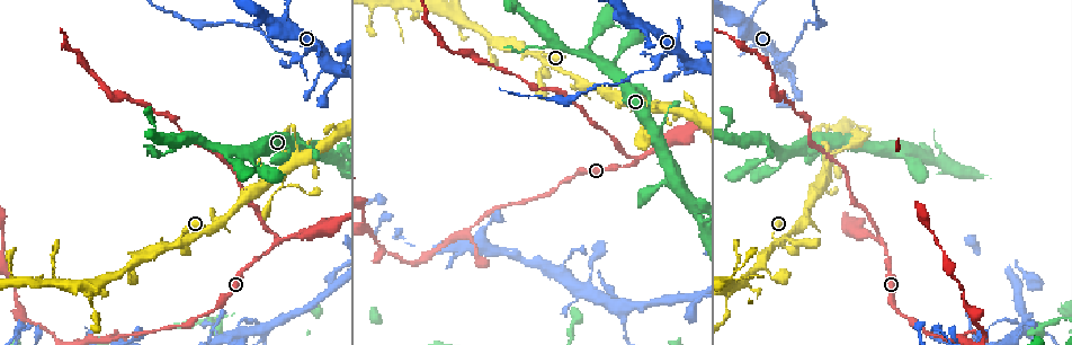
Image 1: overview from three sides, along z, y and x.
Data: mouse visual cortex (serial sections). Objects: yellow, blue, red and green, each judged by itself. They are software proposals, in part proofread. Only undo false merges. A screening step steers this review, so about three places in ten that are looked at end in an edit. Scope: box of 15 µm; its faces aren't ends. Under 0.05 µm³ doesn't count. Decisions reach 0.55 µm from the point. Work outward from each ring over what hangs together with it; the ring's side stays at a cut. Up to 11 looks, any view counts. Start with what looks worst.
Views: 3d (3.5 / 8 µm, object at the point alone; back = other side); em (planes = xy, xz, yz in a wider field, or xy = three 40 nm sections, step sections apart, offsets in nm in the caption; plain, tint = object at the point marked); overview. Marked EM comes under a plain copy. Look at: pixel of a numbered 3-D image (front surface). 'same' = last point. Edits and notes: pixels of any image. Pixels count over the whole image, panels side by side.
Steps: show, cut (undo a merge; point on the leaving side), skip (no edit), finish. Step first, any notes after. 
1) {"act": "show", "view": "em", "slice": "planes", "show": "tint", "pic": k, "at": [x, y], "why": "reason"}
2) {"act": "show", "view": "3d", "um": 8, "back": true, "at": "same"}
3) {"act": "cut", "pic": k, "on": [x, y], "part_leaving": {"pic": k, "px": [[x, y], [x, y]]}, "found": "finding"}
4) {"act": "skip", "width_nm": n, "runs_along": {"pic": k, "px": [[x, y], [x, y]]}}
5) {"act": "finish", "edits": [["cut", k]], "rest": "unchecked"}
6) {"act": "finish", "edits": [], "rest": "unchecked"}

{"act": "show", "view": "3d", "um": 3.5, "pic": 1, "at": [285, 51], "why": "narrows sharply"}

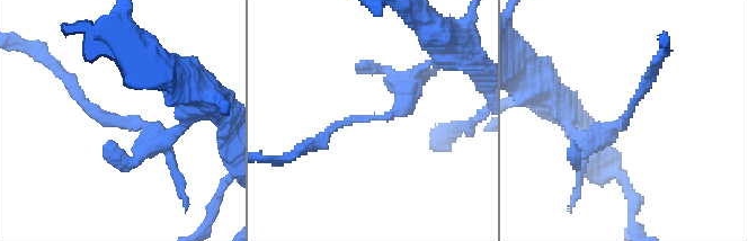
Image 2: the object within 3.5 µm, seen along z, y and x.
{"act": "show", "view": "em", "slice": "xy", "step": 2, "show": "tint", "pic": 2, "at": [625, 122], "arm_widths_nm": [100, 300]}

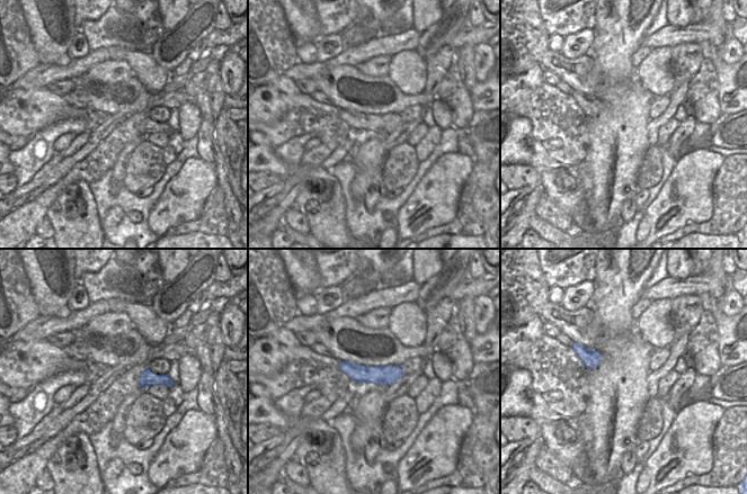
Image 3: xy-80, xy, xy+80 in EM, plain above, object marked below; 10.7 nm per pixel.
{"act": "cut", "pic": 2, "on": [648, 83], "found": "a second cell is stuck on"}

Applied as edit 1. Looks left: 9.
{"act": "show", "view": "overview"}

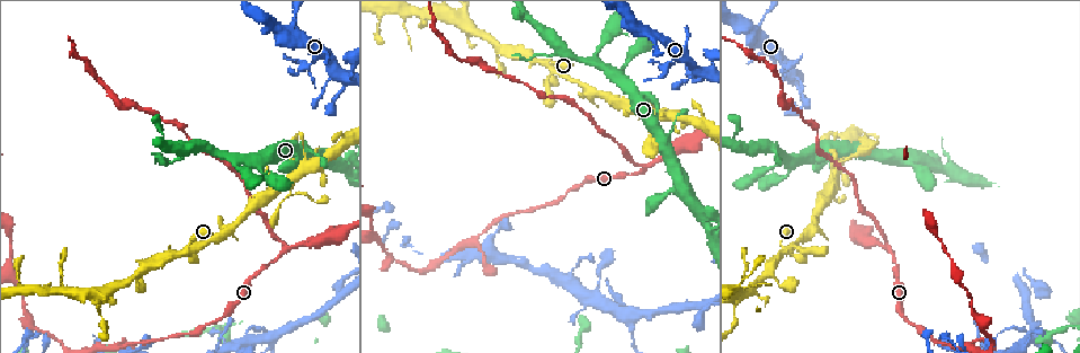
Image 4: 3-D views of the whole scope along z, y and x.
{"act": "show", "view": "3d", "um": 3.5, "pic": 4, "at": [793, 256], "why": "sharp bend"}

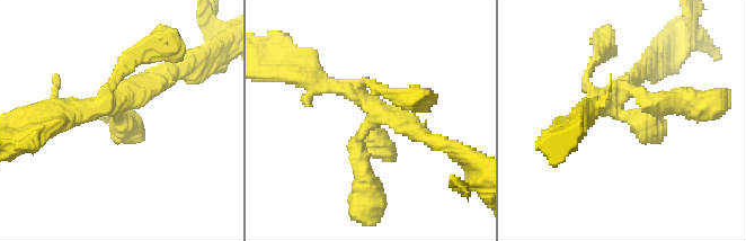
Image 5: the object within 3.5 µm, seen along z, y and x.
{"act": "show", "view": "em", "slice": "xy", "step": 5, "show": "tint", "pic": 5, "at": [116, 113], "why": "now the EM"}

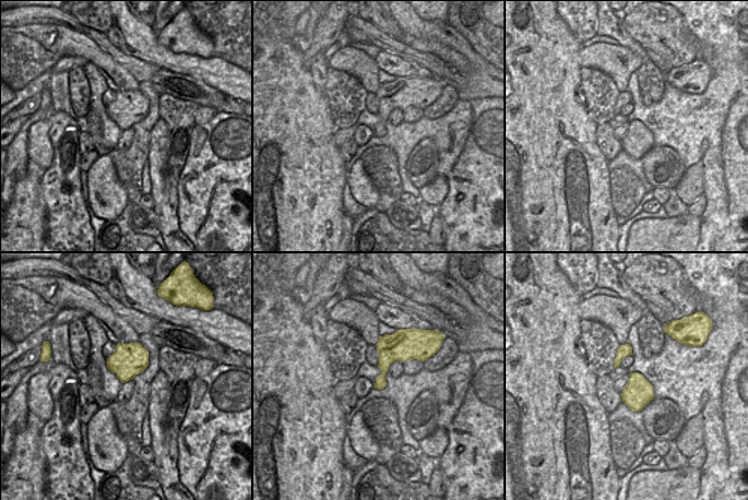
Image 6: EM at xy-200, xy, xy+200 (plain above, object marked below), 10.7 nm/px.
{"act": "skip", "runs_along": {"pic": 5, "px": [[594, 67], [591, 91], [660, 143]]}, "found": "continuous, no second cell"}

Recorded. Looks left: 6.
{"act": "show", "view": "3d", "um": 3.5, "pic": 4, "at": [284, 249], "why": "arms part here"}

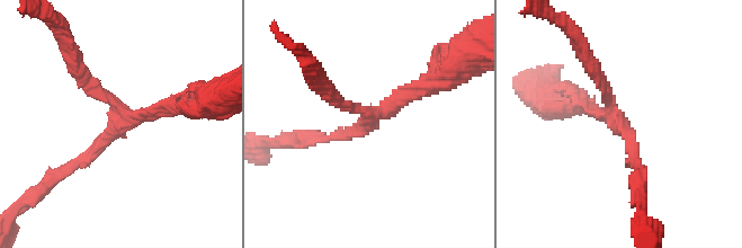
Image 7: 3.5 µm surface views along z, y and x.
{"act": "show", "view": "em", "slice": "xy", "step": 2, "show": "tint", "pic": 7, "at": [369, 117], "arms": 3, "arm_widths_nm": [150, 200, 200]}

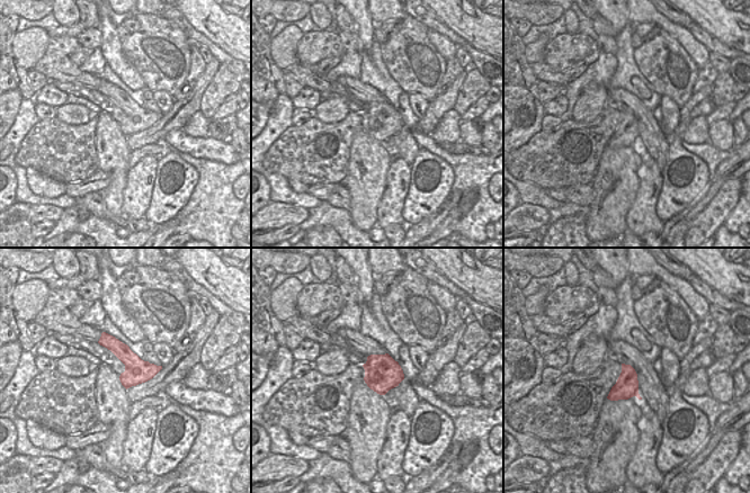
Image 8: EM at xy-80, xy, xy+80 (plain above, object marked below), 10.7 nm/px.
{"act": "show", "view": "em", "slice": "xy", "step": 1, "show": "tint", "at": "same", "why": "cut it another way"}

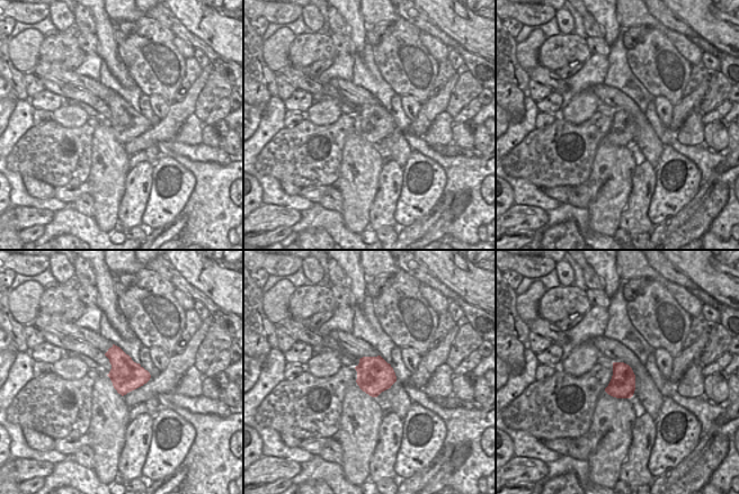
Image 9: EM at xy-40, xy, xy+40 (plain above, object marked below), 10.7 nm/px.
{"act": "skip", "runs_along": {"pic": 7, "px": [[68, 171], [116, 120], [182, 106]]}, "found": "continuous, no second cell"}

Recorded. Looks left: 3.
{"act": "show", "view": "3d", "um": 3.5, "pic": 4, "at": [770, 146], "why": "small branch off a trunk"}

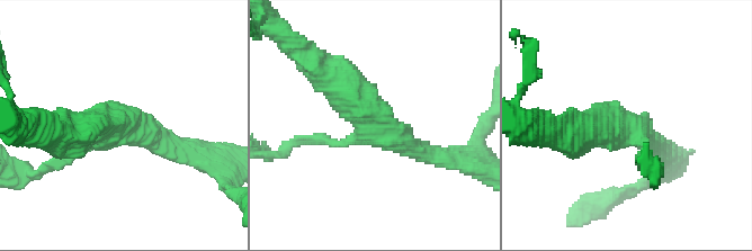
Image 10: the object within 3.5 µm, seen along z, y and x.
{"act": "show", "view": "em", "slice": "xy", "step": 1, "show": "tint", "pic": 10, "at": [124, 129], "arms": 3, "arm_widths_nm": [100, 250, 450]}

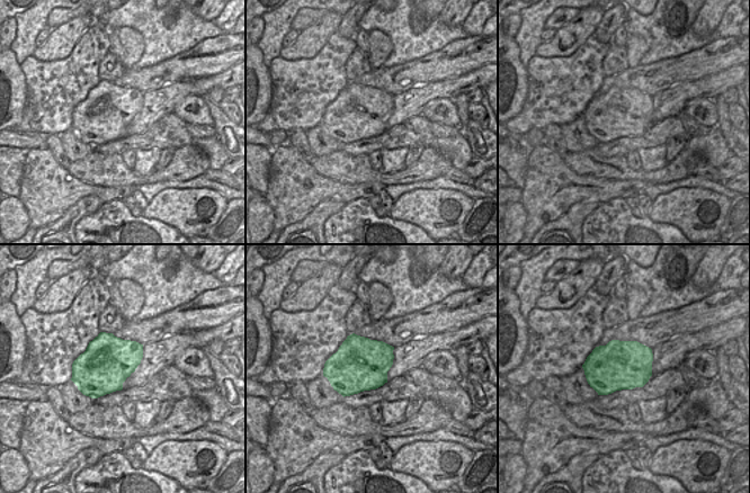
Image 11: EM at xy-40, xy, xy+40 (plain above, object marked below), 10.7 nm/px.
{"act": "cut", "pic": 10, "on": [315, 140], "part_leaving": {"pic": 10, "px": [[350, 140], [298, 140], [278, 154]]}, "found": "two cells meet here"}

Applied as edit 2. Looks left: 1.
{"act": "finish", "edits": [["cut", 2], ["cut", 10]], "rest": "unchecked"}

